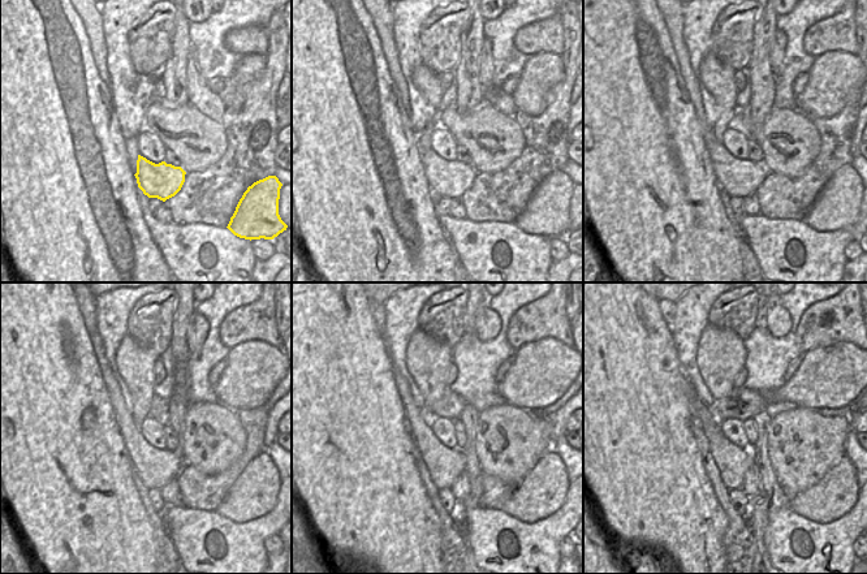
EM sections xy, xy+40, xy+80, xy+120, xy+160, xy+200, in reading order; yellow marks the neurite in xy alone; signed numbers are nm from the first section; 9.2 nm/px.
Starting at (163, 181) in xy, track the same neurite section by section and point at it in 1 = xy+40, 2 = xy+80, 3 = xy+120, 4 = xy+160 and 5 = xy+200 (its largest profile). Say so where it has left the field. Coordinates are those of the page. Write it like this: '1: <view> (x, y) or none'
1: xy+40 (447, 178)
2: xy+80 (737, 177)
3: xy+120 (155, 467)
4: xy+160 (444, 465)
5: xy+200 (733, 462)

